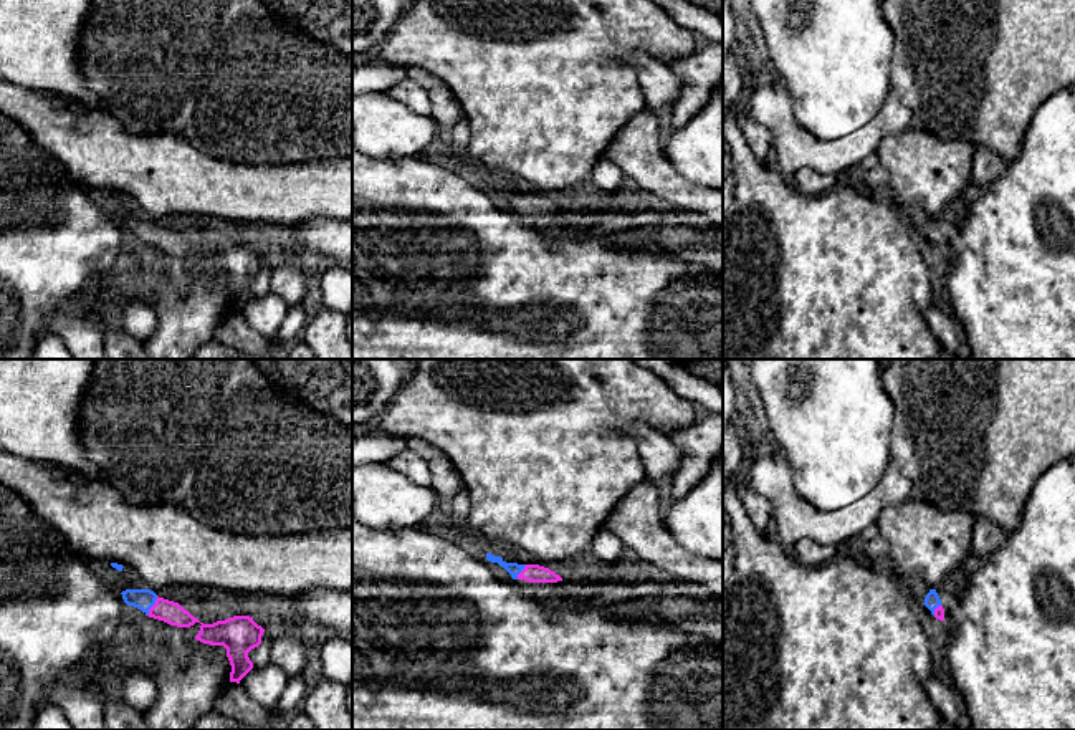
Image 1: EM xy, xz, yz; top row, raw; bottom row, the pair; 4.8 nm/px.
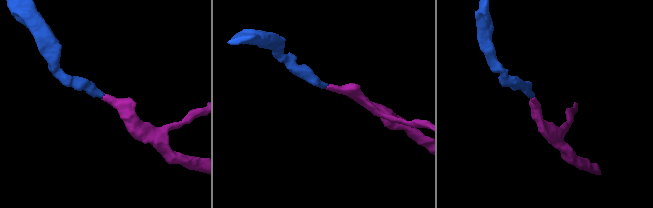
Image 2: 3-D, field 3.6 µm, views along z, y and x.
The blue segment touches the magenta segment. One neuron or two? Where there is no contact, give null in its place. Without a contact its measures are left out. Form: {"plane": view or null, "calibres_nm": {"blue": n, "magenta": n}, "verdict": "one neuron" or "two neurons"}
{"plane": "xy", "calibres_nm": {"blue": 100, "magenta": 110}, "verdict": "one neuron"}

